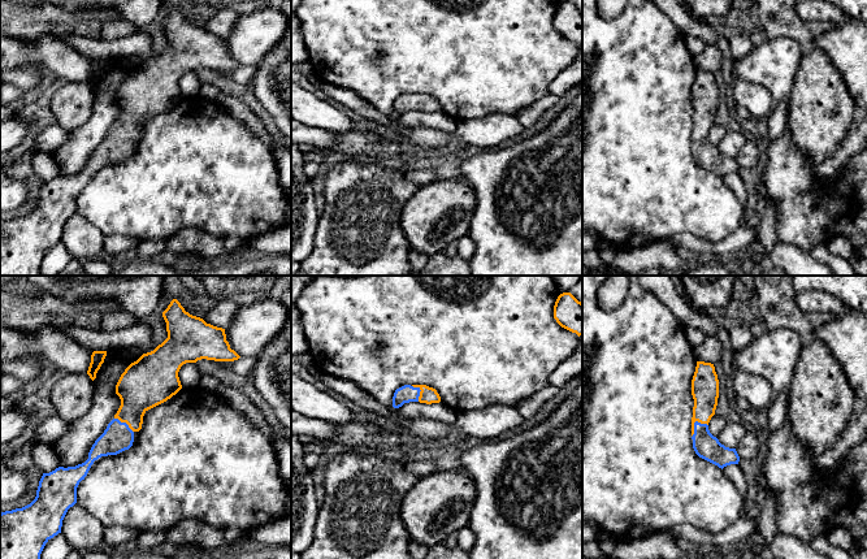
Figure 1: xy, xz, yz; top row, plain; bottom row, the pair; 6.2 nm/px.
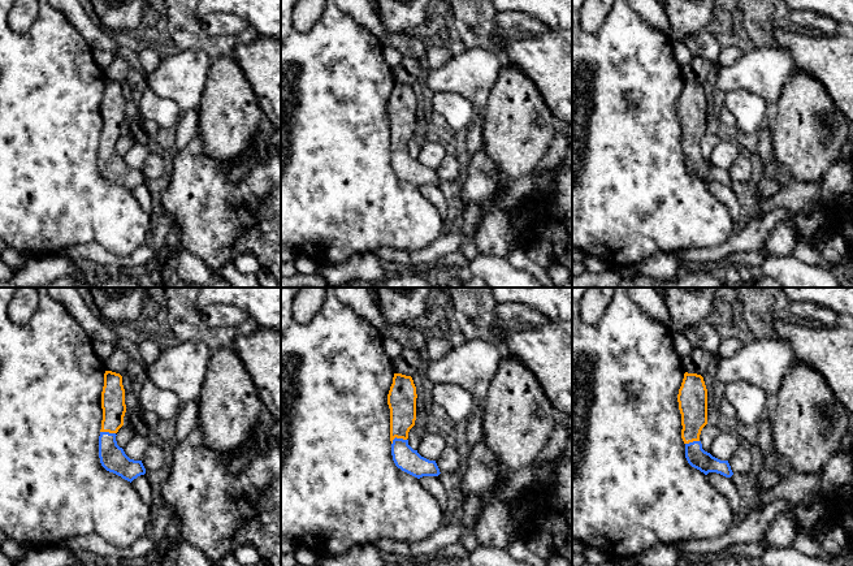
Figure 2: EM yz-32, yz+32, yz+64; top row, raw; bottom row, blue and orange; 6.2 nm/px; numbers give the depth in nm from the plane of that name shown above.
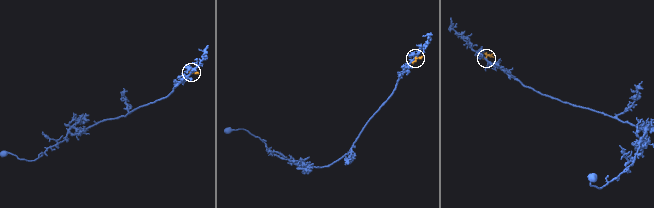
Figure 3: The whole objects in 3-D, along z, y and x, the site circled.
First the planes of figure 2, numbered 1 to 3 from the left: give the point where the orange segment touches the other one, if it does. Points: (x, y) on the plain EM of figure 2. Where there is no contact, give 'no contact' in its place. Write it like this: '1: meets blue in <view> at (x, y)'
1: meets blue in yz-32 at (108, 141)
2: meets blue in yz+32 at (397, 147)
3: meets blue in yz+64 at (693, 150)

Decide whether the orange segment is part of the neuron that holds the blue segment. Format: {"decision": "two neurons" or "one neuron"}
{"decision": "one neuron"}

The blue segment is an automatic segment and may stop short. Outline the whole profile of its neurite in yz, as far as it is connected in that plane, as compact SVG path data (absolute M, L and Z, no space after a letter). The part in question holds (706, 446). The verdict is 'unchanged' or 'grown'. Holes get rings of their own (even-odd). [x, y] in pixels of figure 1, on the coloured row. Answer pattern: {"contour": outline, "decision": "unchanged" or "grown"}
{"contour": "M697 361L692 380L692 395L694 399L692 439L695 454L721 469L738 464L740 456L736 448L725 447L708 430L708 422L715 415L719 398L719 380L714 364Z", "decision": "grown"}

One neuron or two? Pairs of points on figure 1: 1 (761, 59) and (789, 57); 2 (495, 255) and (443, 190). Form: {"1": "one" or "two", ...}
{"1": "one", "2": "two"}

